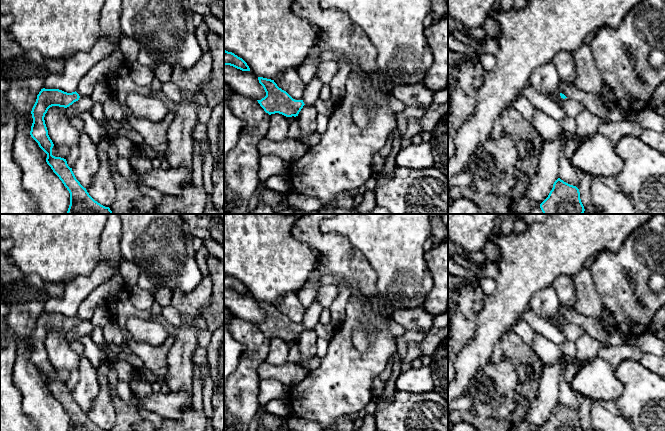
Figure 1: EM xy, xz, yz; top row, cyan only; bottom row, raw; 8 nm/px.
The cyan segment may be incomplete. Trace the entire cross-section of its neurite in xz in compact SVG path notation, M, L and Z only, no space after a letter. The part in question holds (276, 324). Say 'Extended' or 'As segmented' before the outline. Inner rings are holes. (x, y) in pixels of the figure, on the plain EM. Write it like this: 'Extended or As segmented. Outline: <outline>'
As segmented. Outline: M258 301L266 320L257 324L269 339L279 337L286 341L296 341L305 329L303 324L293 323L286 315L277 310L274 304Z

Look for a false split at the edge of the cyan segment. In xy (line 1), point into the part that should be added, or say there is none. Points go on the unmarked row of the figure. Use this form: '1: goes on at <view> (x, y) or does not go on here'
1: does not go on here

